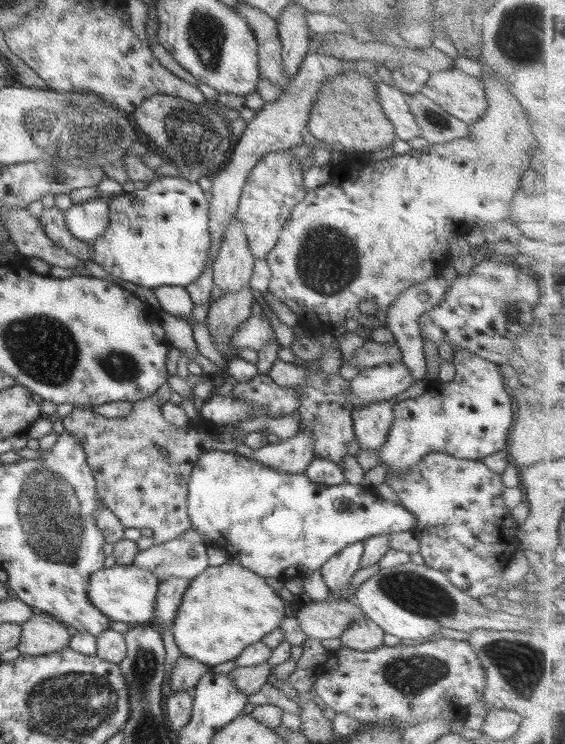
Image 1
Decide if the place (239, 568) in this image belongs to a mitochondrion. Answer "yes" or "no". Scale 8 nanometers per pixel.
no

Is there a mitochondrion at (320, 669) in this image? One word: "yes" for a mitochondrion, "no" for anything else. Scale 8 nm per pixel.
no

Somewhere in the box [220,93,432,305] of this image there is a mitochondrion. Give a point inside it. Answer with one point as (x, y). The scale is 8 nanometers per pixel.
(327, 262)

